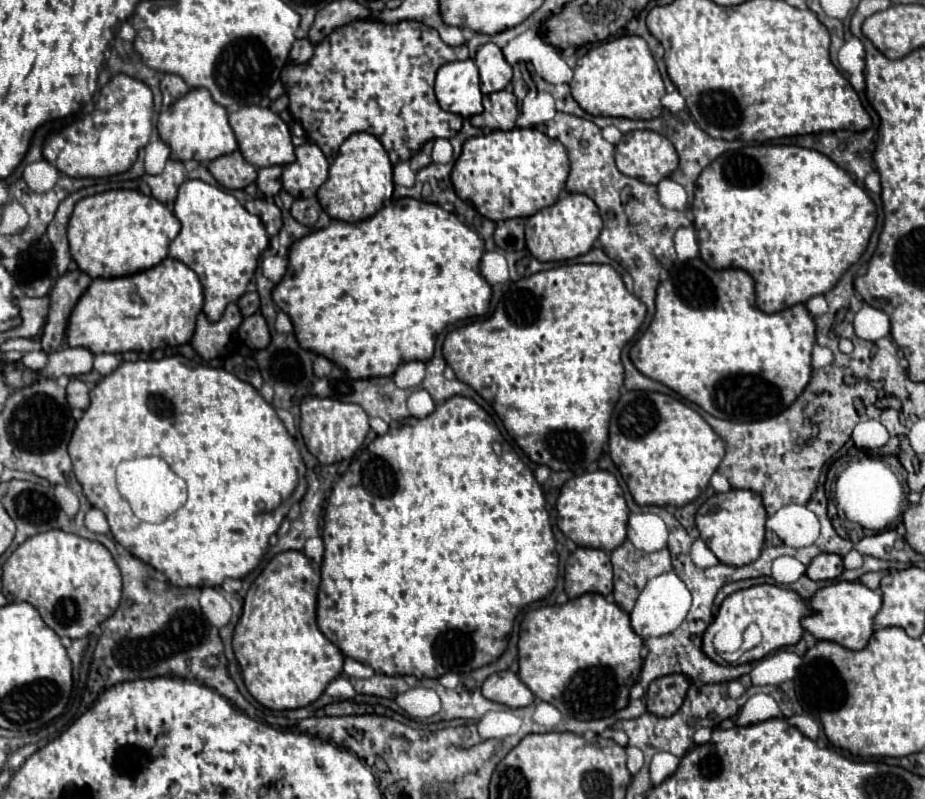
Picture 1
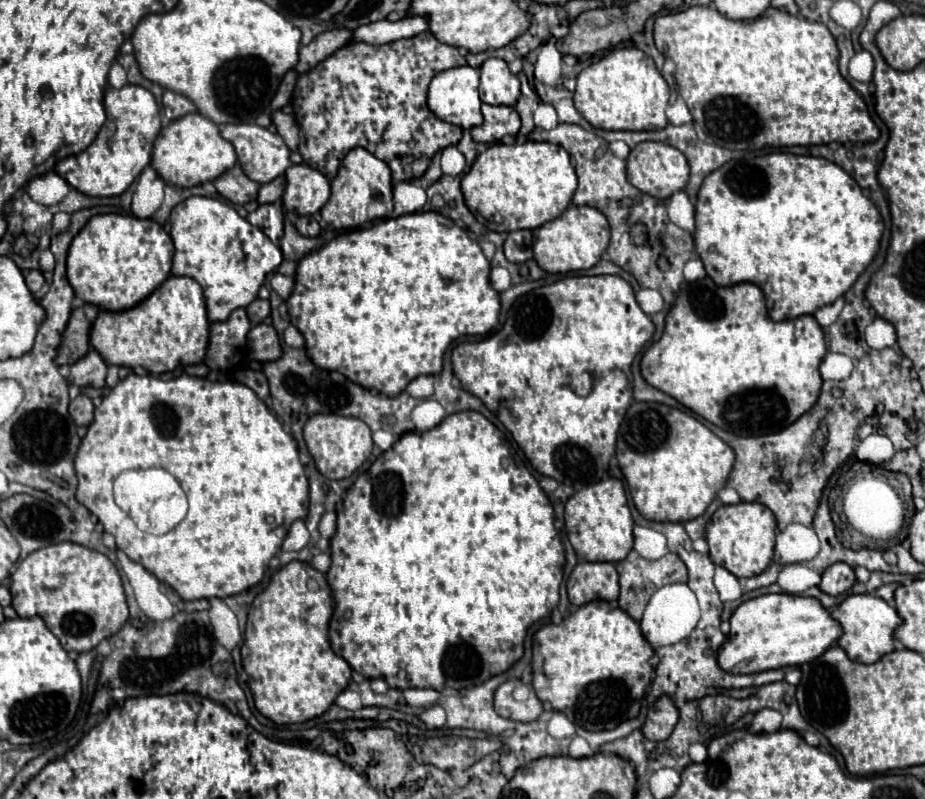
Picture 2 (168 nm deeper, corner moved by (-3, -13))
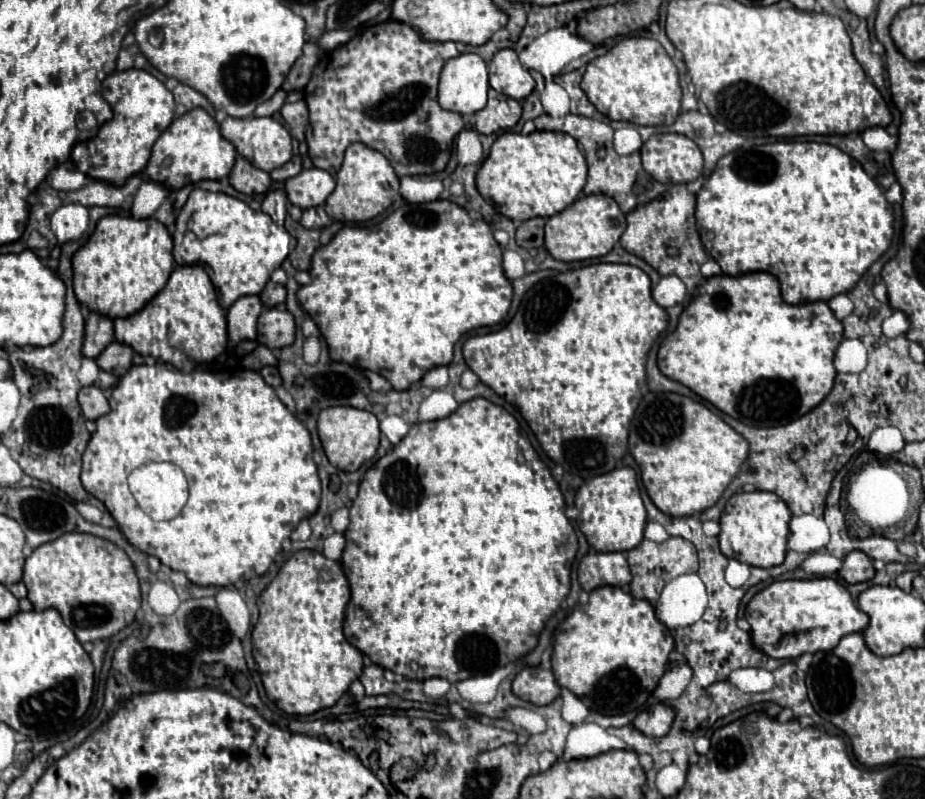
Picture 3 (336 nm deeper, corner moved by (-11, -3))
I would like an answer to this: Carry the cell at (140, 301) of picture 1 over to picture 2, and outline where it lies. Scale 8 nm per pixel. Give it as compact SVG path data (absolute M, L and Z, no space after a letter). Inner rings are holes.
M169 276L153 294L149 294L133 308L119 312L101 310L89 332L89 344L95 352L99 352L99 356L103 356L103 362L129 368L141 366L151 374L175 370L179 364L199 364L205 358L207 342L209 342L209 320L205 310L203 288L197 284L197 280L187 276Z

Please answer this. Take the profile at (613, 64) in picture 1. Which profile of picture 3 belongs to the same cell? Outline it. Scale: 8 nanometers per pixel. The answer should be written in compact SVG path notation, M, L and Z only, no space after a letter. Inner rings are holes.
M627 36L605 56L587 64L581 88L591 104L611 120L625 120L641 126L671 126L681 110L679 74L657 40Z

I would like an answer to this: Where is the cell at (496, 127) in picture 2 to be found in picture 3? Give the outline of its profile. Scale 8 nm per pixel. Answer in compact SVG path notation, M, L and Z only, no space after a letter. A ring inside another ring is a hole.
M489 88L489 102L483 110L473 114L475 128L481 134L495 134L507 128L513 128L521 118L521 104L505 94Z

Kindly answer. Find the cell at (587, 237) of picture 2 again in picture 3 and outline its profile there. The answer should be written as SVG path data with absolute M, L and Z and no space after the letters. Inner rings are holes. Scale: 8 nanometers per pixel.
M589 194L573 202L563 212L547 218L545 224L545 248L555 260L575 262L605 256L615 242L625 232L625 214L617 206L611 196L605 194Z

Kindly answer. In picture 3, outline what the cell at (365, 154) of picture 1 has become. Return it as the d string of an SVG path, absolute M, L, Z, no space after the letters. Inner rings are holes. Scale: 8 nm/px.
M357 142L345 150L345 160L341 164L341 170L337 172L337 186L329 194L325 208L329 216L333 216L339 222L365 222L383 214L391 206L393 194L397 190L399 178L393 172L389 160L381 152ZM387 184L389 188L385 188Z

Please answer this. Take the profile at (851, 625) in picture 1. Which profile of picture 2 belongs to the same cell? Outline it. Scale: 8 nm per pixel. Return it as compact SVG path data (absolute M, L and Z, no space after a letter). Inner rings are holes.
M851 594L851 596L847 596L831 612L831 618L837 620L843 628L843 634L839 636L837 646L841 646L851 660L863 662L863 664L873 664L883 654L893 650L893 630L901 624L901 618L897 616L895 608L889 606L885 600L881 600L875 594Z

